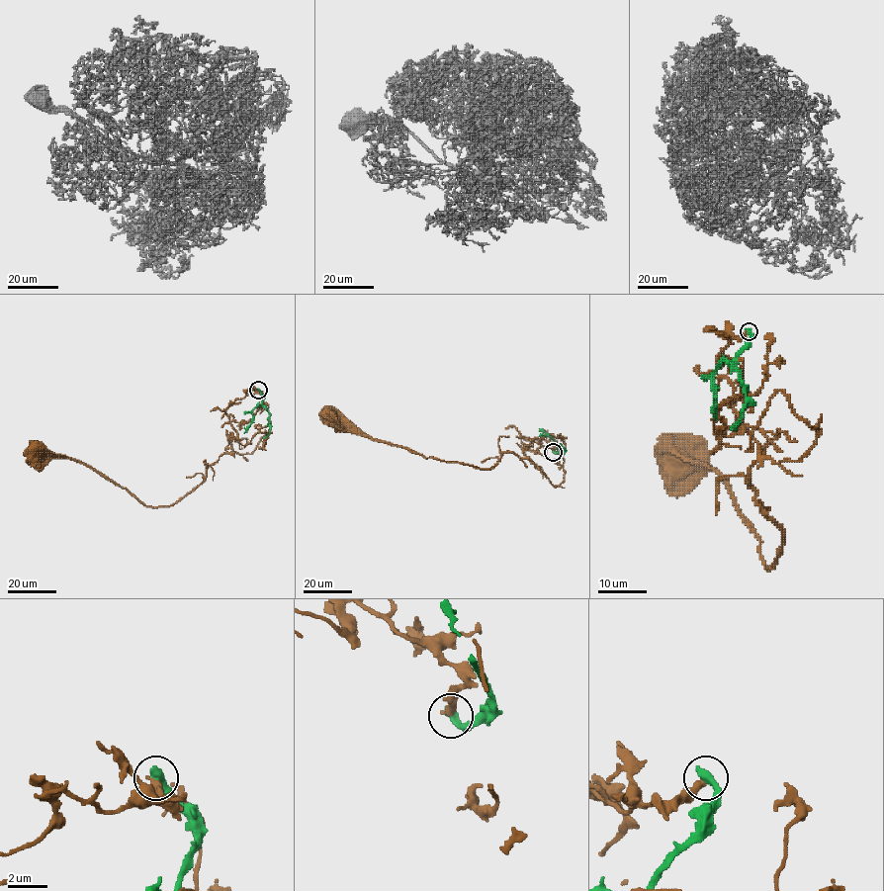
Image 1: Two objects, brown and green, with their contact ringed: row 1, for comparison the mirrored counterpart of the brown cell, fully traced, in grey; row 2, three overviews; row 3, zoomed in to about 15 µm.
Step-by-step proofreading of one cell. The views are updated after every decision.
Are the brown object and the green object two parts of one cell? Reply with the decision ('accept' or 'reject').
reject

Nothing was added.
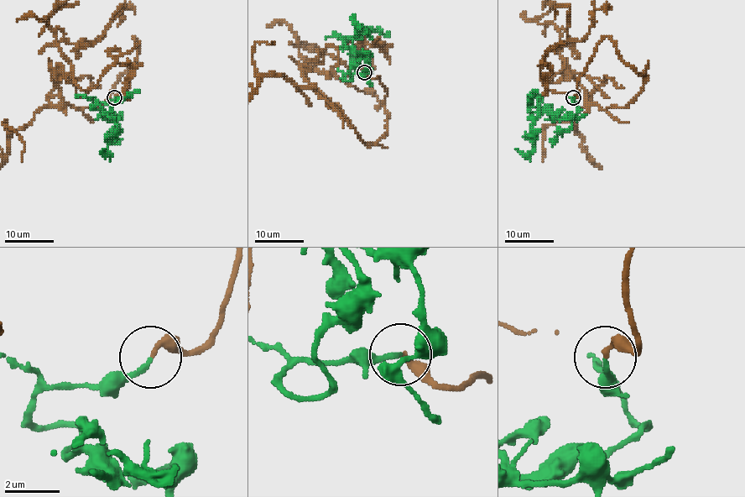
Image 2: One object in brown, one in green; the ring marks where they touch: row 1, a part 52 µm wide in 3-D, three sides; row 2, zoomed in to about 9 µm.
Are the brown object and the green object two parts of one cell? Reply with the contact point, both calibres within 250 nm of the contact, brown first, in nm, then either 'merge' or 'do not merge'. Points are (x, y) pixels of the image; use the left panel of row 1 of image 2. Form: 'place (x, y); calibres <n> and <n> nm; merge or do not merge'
place (114, 97); calibres 200 and 160 nm; merge

